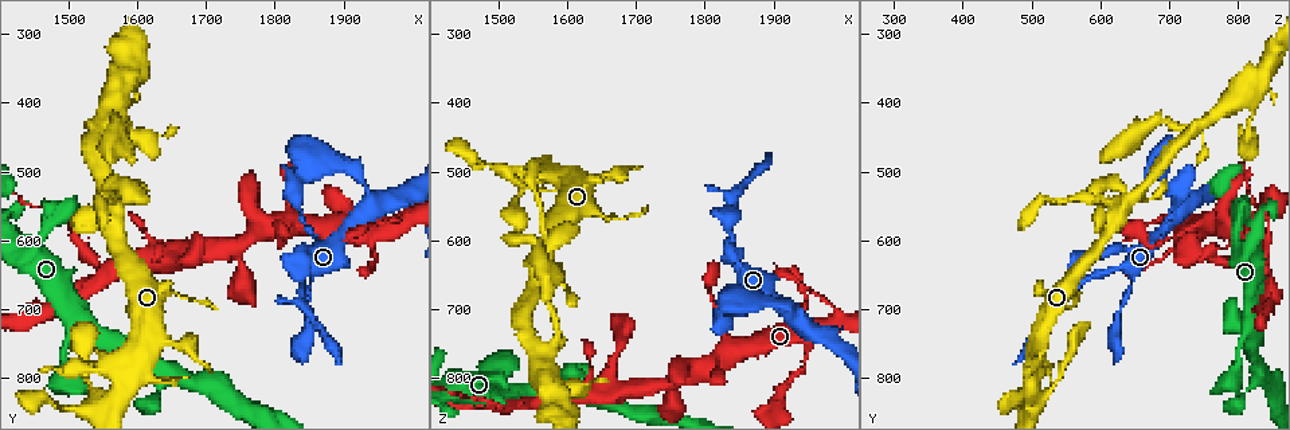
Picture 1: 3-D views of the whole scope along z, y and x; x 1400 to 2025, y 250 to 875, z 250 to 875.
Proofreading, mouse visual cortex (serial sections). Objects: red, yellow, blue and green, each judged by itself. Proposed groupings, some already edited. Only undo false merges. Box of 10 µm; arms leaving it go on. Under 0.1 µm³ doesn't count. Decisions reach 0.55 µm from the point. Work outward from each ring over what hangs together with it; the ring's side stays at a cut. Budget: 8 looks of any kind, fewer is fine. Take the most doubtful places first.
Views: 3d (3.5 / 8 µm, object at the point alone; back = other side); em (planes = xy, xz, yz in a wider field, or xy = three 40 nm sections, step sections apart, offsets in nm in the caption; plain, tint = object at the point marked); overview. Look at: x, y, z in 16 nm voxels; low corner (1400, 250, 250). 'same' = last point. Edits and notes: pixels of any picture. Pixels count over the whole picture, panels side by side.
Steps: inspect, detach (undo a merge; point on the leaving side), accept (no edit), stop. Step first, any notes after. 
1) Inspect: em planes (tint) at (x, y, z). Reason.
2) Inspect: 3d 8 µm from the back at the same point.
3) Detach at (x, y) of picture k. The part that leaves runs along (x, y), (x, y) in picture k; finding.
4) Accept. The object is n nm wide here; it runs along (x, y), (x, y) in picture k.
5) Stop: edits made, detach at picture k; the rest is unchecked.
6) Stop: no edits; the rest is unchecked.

Inspect: 3d 3.5 µm at (1905, 495, 690). Sudden change in width.

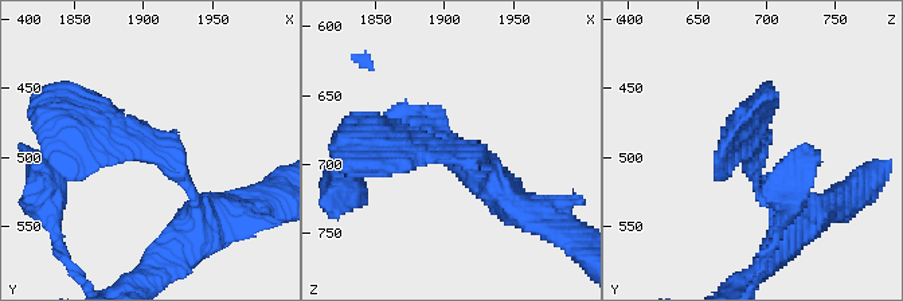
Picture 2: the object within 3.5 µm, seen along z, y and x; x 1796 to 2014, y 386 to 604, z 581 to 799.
Accept. It runs along (196, 207), (180, 174), (77, 100) in picture 2; one cell here.

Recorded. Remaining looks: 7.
Inspect: 3d 3.5 µm from the back at (1555, 430, 750). Three arms meet.

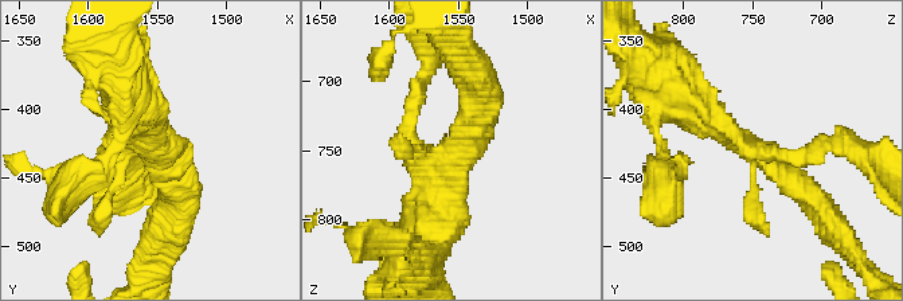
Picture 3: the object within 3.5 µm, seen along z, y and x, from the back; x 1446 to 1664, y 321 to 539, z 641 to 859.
Inspect: em xy step 5 (tint) at (1554, 430, 752).

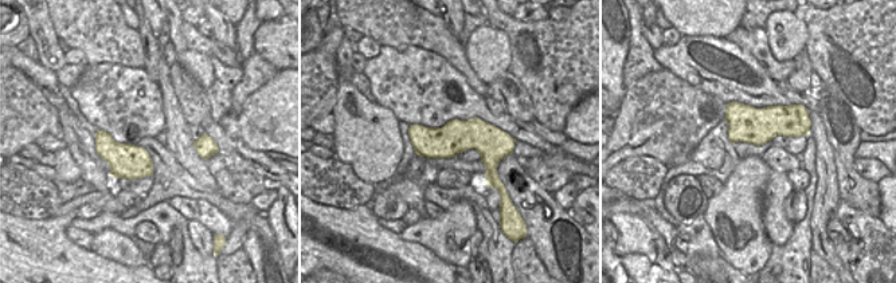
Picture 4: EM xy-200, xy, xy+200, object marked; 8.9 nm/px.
Accept. Continuous, no second cell.

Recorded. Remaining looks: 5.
Inspect: 3d 8 µm at (1595, 780, 510). Arms part here.

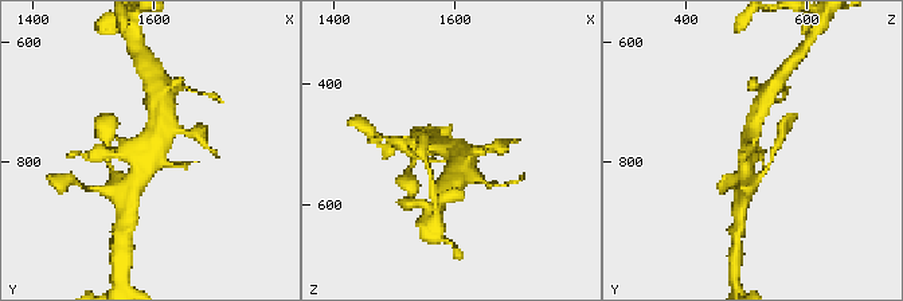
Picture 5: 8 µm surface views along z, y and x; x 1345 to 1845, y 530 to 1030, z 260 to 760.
Inspect: 3d 3.5 µm at the same point.

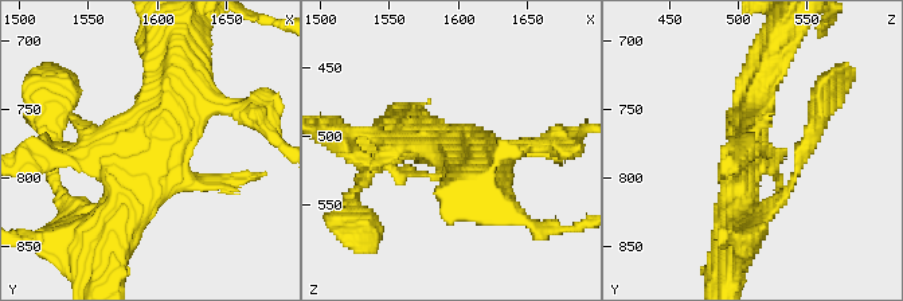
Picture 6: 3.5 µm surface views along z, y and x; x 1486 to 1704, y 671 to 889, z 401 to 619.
Inspect: em xy step 5 (tint) at (1598, 776, 508).

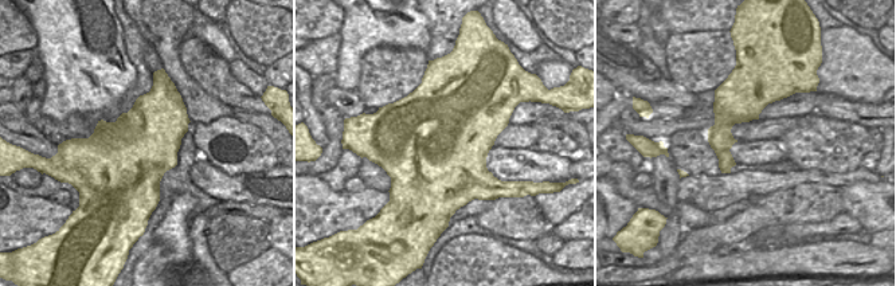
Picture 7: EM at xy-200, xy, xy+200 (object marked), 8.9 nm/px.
Accept. It runs along (176, 67), (140, 191), (110, 219) in picture 6; all the same cell.

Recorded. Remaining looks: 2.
Stop: no edits; the rest is unchecked.

